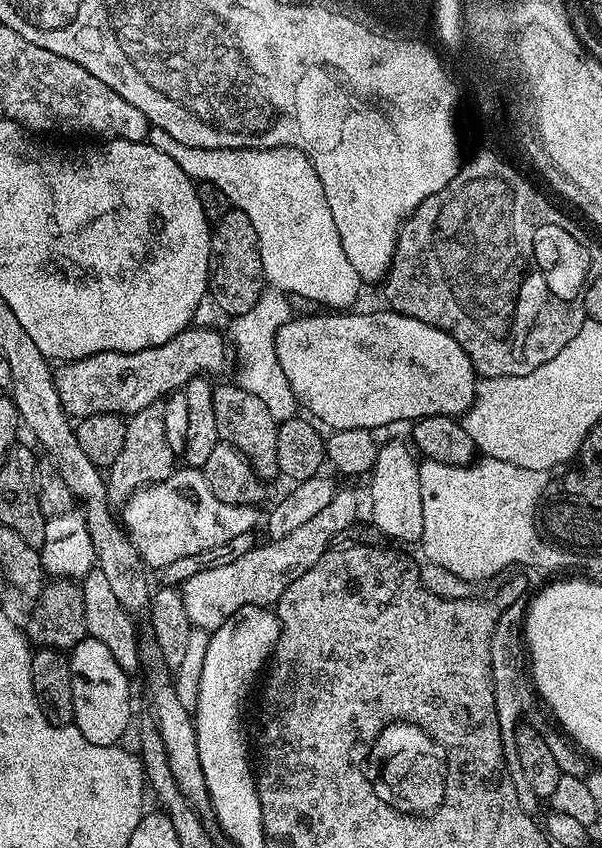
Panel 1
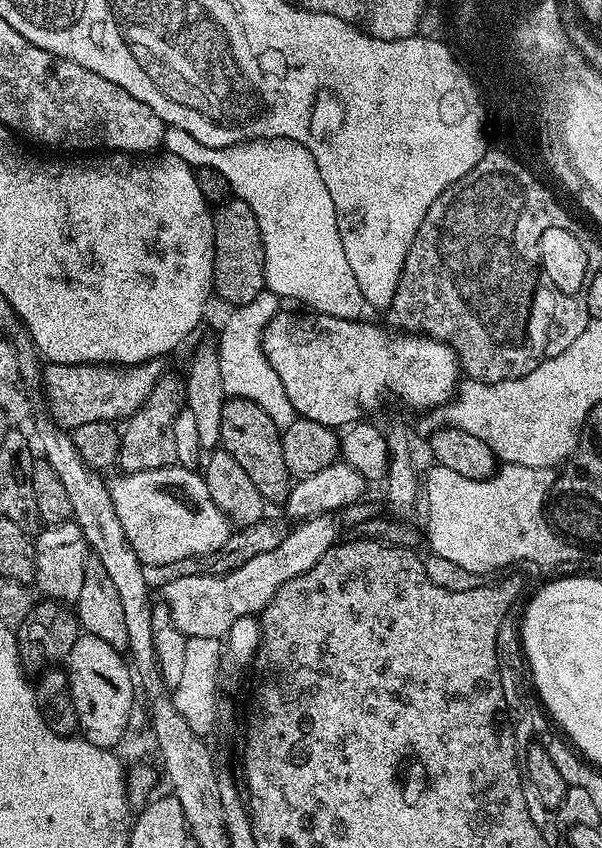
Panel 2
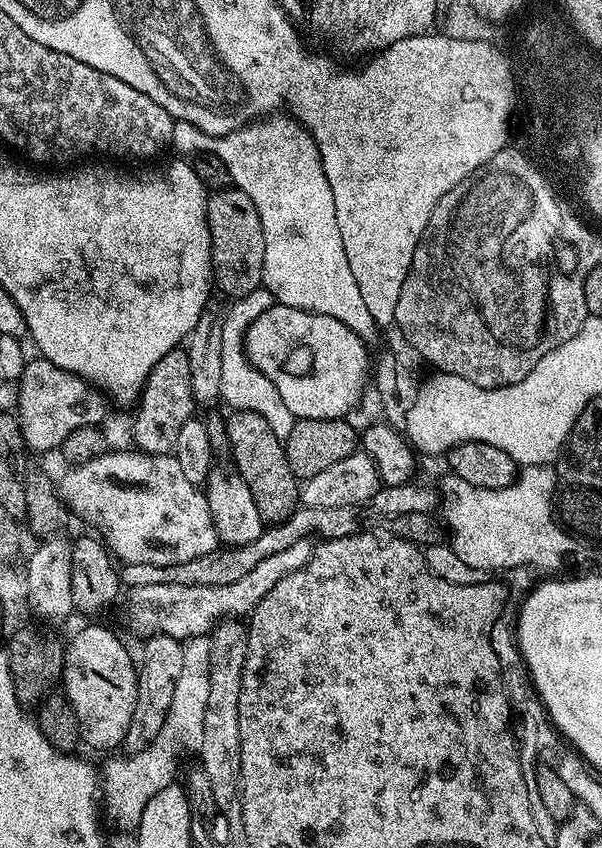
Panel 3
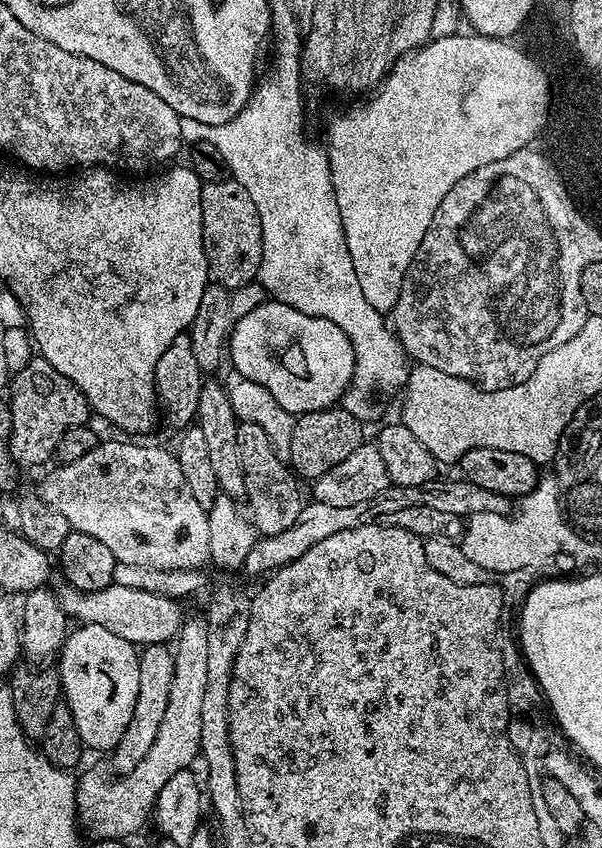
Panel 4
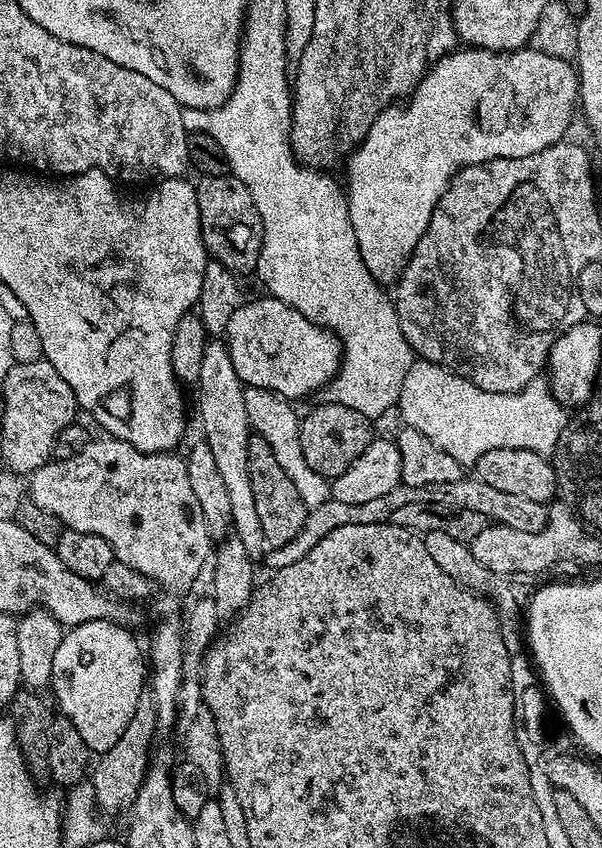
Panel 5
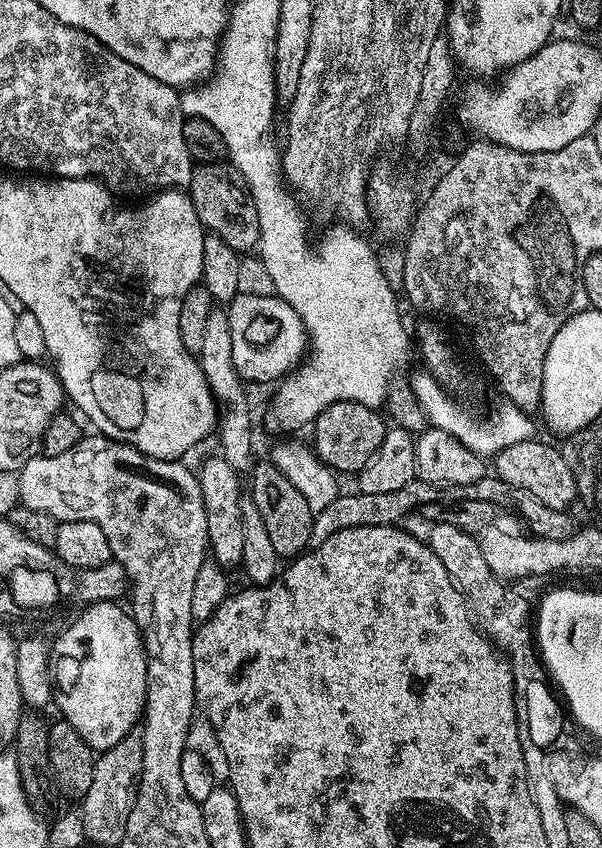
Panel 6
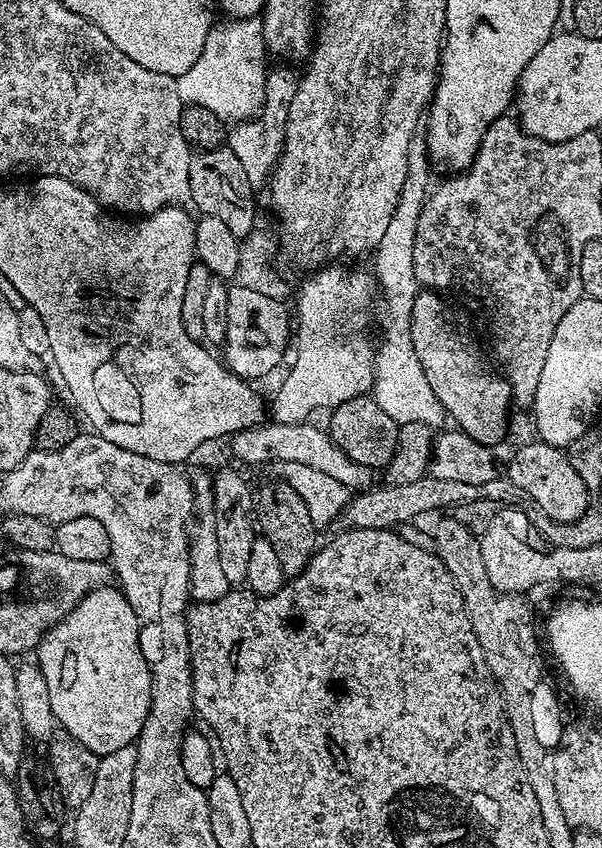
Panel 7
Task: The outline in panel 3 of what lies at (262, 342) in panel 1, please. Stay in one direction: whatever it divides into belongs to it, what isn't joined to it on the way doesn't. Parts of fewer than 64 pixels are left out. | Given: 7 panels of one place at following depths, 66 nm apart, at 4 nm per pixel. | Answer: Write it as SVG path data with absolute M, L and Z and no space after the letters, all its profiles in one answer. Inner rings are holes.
M263 286L250 290L250 294L237 296L231 301L228 312L223 313L222 322L222 390L220 400L229 404L229 409L241 412L250 410L254 414L262 414L266 422L270 425L270 430L278 434L280 440L284 440L294 430L296 416L290 414L290 409L286 407L286 402L282 402L282 394L278 394L278 386L262 374L248 361L248 356L244 352L244 339L248 333L248 327L258 318L258 314L266 314L266 310L272 308L274 301L270 290Z

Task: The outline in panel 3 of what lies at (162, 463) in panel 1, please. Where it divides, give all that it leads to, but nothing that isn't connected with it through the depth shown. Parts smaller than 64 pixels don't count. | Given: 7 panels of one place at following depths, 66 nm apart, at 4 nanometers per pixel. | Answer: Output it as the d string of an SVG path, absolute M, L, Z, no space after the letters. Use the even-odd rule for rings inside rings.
M169 347L168 353L150 370L144 391L135 409L136 421L132 424L132 440L141 452L149 452L151 456L167 456L175 453L178 433L182 425L193 419L198 405L194 398L194 390L190 384L190 358L183 347Z

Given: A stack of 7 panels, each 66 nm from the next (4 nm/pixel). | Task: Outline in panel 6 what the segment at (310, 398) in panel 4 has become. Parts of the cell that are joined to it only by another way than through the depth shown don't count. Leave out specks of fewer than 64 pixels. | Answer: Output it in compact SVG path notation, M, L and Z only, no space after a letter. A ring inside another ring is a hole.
M247 290L241 291L226 305L228 321L230 322L230 342L234 345L234 366L238 370L241 380L256 384L279 382L293 371L305 359L308 348L308 335L302 326L302 318L285 300L275 294L255 296Z

